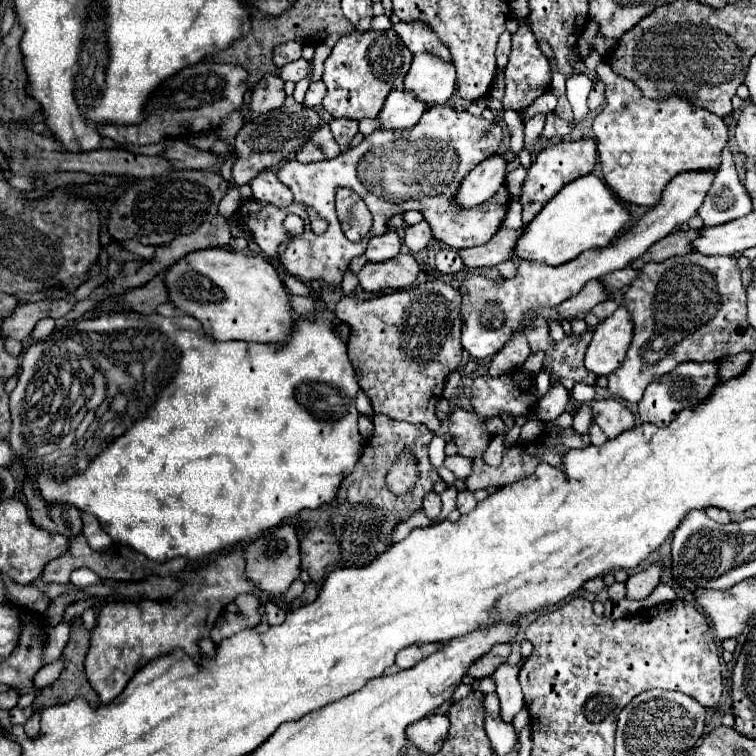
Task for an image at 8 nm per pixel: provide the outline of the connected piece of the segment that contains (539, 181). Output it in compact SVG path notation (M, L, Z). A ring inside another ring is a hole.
M590 138L578 140L578 142L560 142L556 146L544 148L528 168L526 180L522 184L520 202L524 208L522 212L524 226L528 226L538 216L538 212L552 200L552 196L556 196L566 184L594 172L594 166L596 166L596 144Z

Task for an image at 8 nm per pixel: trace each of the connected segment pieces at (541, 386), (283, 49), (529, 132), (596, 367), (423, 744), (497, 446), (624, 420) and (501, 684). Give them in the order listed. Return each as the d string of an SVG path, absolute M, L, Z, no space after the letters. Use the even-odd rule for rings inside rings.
M542 368L542 370L536 374L536 386L538 386L538 396L542 398L544 392L550 388L550 372L548 372L548 370Z
M286 42L286 44L280 44L280 48L276 48L274 64L278 68L282 68L284 64L288 64L300 56L302 56L302 44L300 42Z
M536 114L534 118L524 122L524 146L532 146L536 142L536 138L542 134L546 124L546 114Z
M618 308L610 318L600 322L592 334L592 342L586 350L586 370L596 376L612 374L626 356L632 340L632 318L626 308Z
M444 714L426 716L416 722L412 722L406 728L406 738L422 752L422 754L436 754L448 734L448 718Z
M498 434L498 436L490 442L490 446L486 448L486 452L484 452L484 456L482 456L482 460L488 462L490 466L498 466L498 464L502 462L502 452L504 452L502 440L504 440L504 434Z
M616 398L592 400L592 410L594 422L606 432L608 438L614 438L616 434L622 434L634 426L634 414Z
M504 662L492 674L492 680L496 684L496 694L502 704L502 718L506 722L512 722L512 718L524 708L522 690L518 684L518 670L520 670L518 666L510 666Z

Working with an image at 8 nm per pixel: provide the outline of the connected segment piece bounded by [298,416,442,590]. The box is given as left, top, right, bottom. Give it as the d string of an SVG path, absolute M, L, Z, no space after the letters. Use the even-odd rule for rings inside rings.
M374 416L374 434L364 444L362 456L356 462L352 474L348 474L336 494L336 504L326 504L316 510L302 512L300 524L306 528L302 542L302 570L308 572L314 586L320 590L326 576L336 568L360 568L368 566L374 558L386 552L392 544L392 534L398 524L398 516L410 514L422 506L424 494L432 492L434 484L442 478L428 460L428 444L434 438L434 432L424 428L424 424L396 422L388 416ZM404 446L410 446L420 468L420 478L416 486L406 496L392 496L386 490L384 476L392 460L402 452Z

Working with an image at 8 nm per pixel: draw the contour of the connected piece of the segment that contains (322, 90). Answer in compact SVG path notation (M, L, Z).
M316 82L316 84L310 84L308 92L306 92L306 98L304 98L304 104L306 106L320 106L322 104L322 98L326 94L326 86L322 82Z

